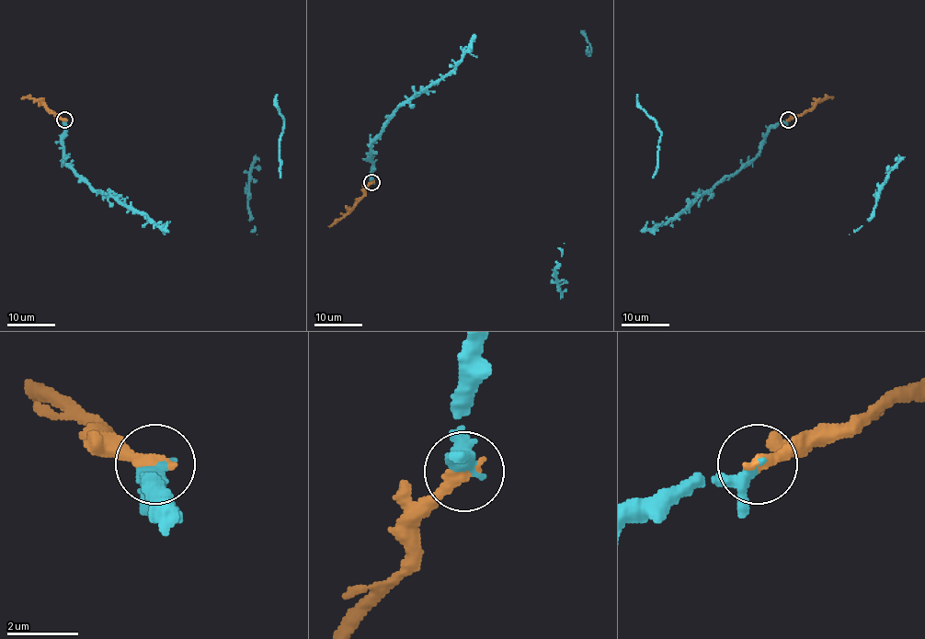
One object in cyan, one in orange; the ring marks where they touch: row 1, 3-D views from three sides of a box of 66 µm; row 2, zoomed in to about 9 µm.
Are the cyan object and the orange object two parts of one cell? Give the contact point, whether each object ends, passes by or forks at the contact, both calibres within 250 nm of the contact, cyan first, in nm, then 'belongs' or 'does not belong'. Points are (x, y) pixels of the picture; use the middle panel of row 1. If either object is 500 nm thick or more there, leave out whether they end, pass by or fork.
at (371, 182); cyan passes by; orange ends there; 360 nm thick on the cyan side, 420 nm on the other; belongs

